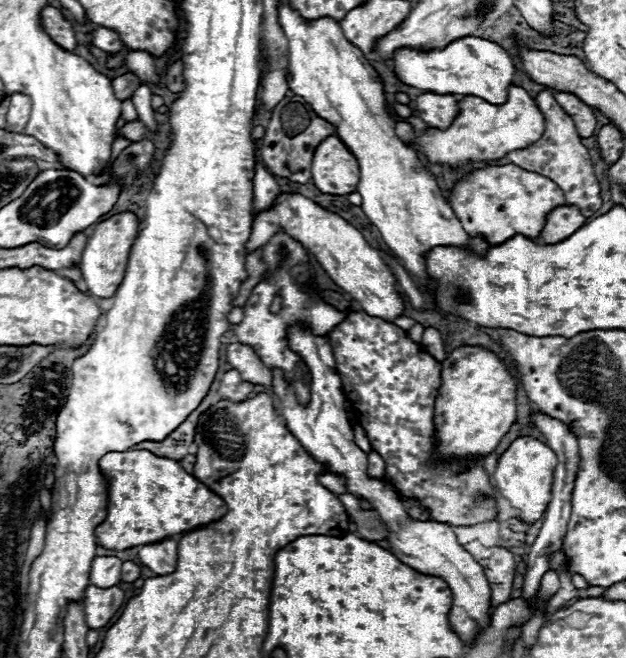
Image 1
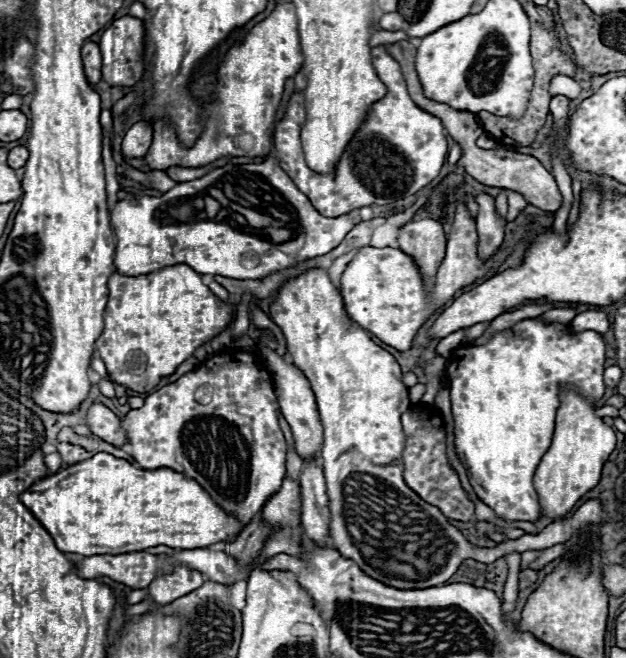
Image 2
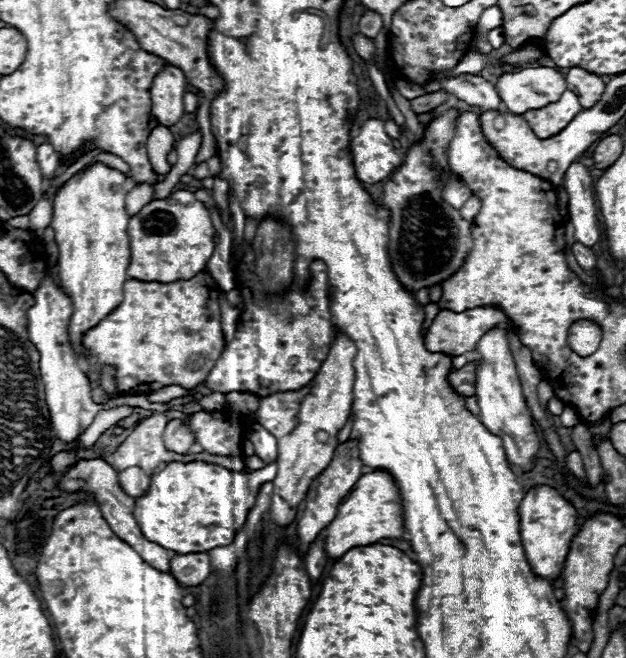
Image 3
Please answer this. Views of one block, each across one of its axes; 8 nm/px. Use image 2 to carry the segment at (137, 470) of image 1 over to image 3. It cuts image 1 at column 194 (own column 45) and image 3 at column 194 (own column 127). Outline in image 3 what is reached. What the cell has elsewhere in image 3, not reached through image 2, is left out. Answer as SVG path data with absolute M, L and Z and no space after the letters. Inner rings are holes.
M202 460L168 462L152 474L148 492L136 498L134 518L142 534L166 550L178 554L208 552L232 542L234 530L246 522L246 516L254 506L260 484L274 480L276 472L276 461L252 474L230 472Z

